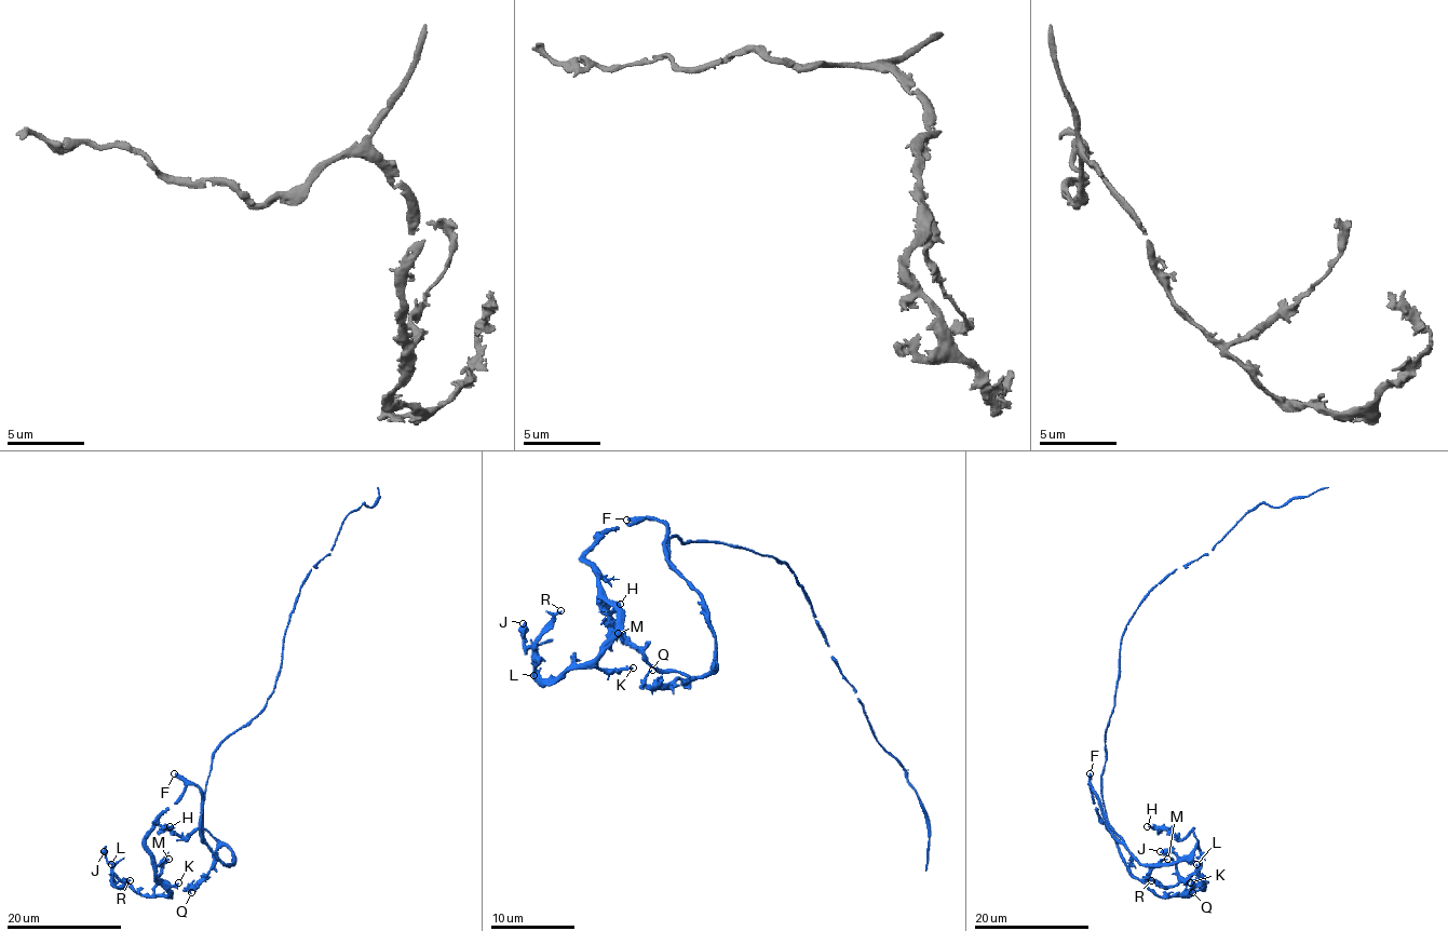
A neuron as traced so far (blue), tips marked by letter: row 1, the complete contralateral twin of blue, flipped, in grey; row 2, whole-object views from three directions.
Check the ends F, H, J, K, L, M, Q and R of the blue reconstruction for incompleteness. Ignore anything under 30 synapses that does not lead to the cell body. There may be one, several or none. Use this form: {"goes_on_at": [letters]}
{"goes_on_at": []}

